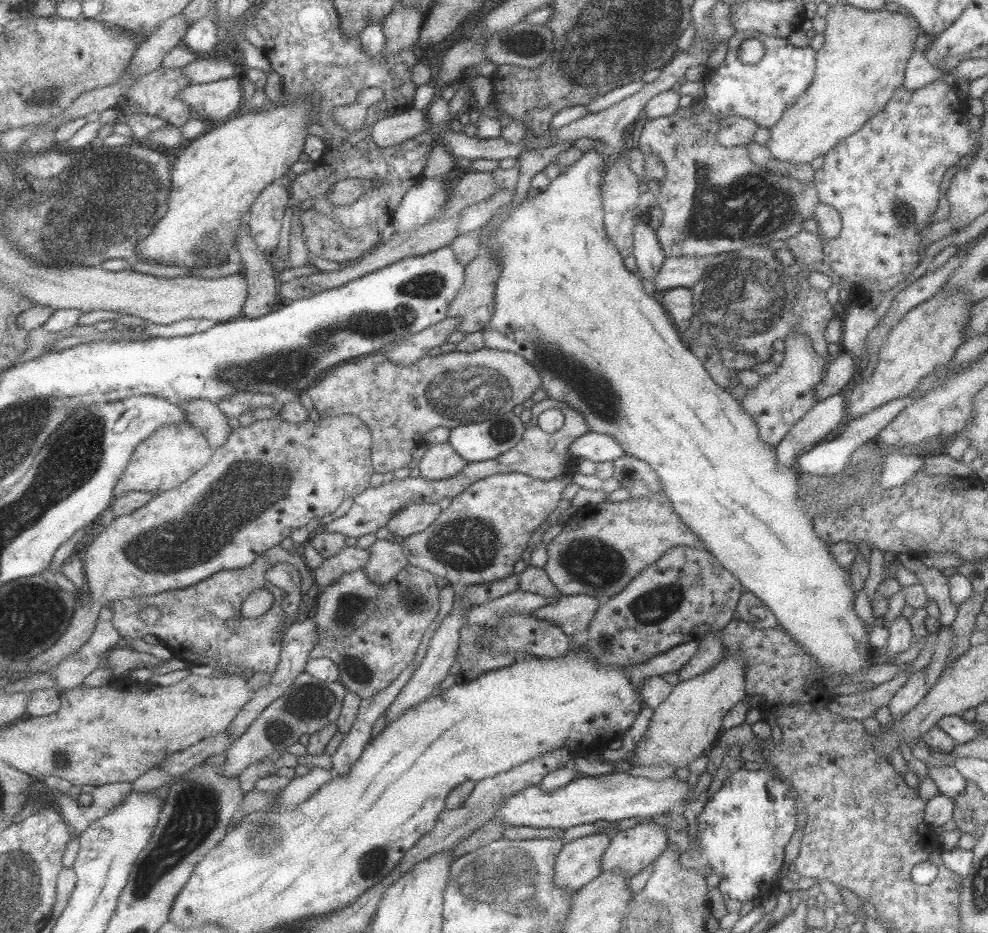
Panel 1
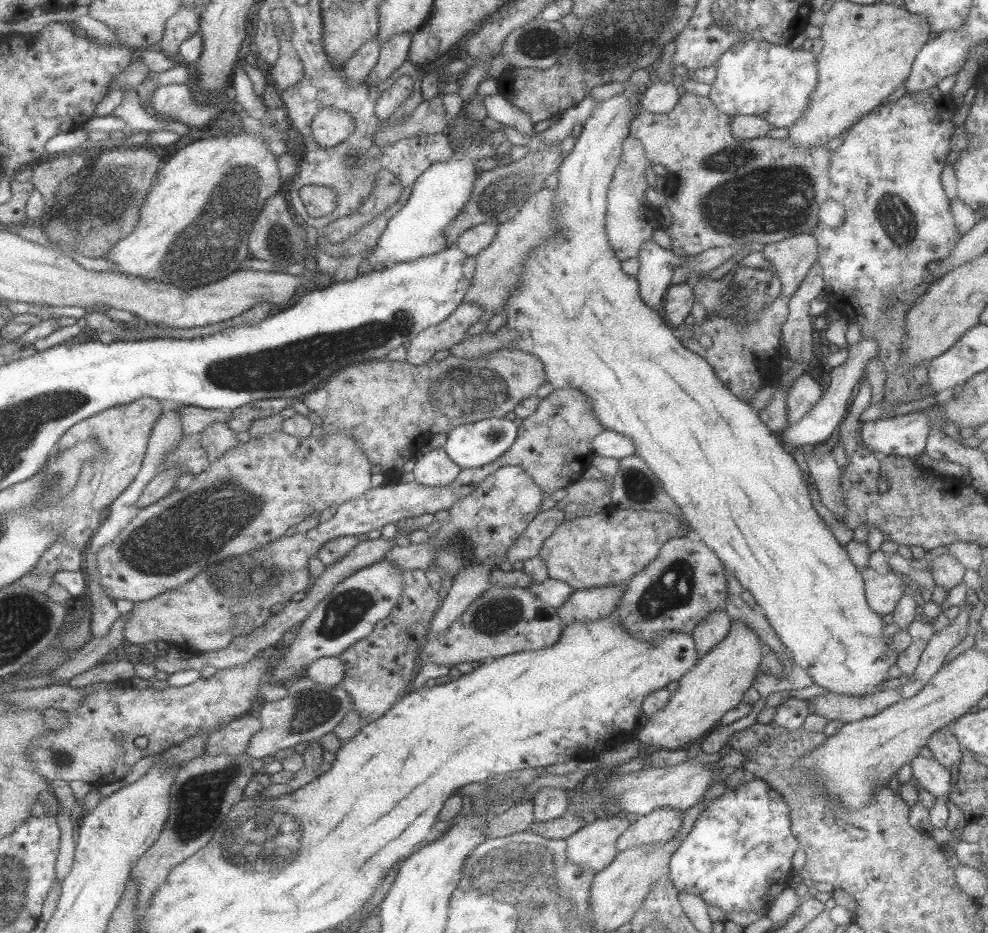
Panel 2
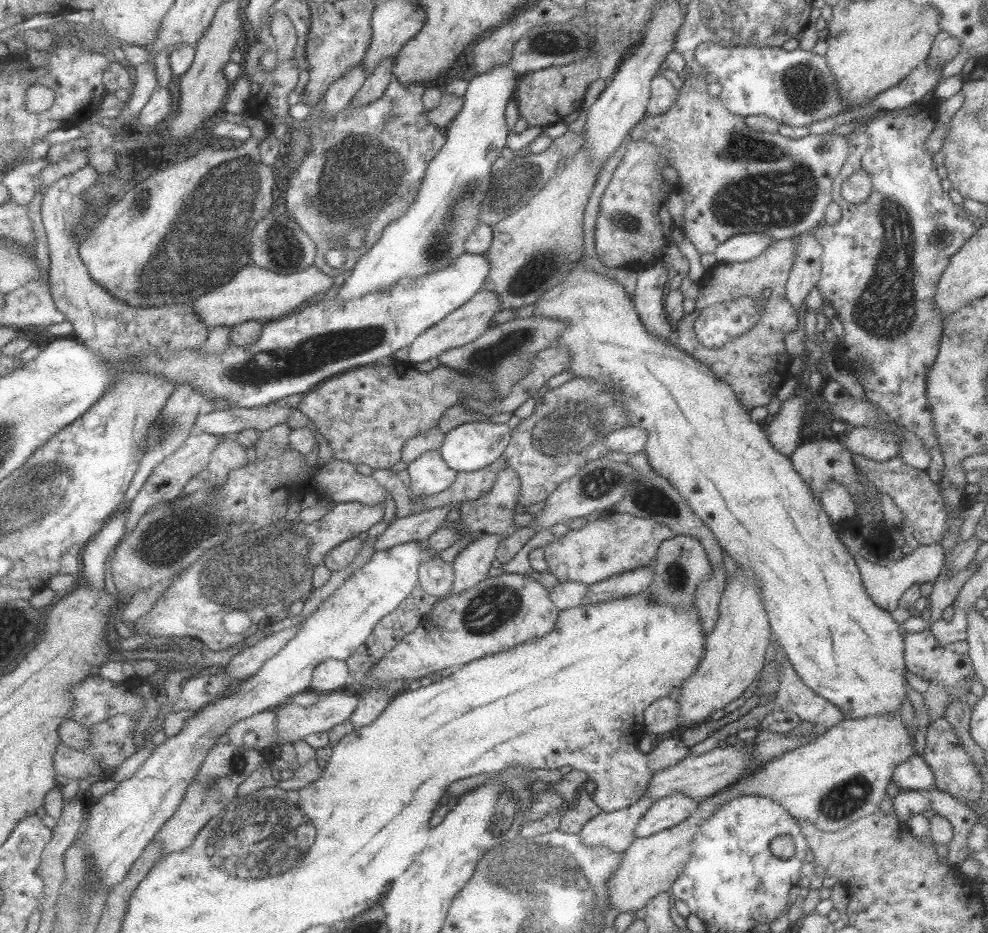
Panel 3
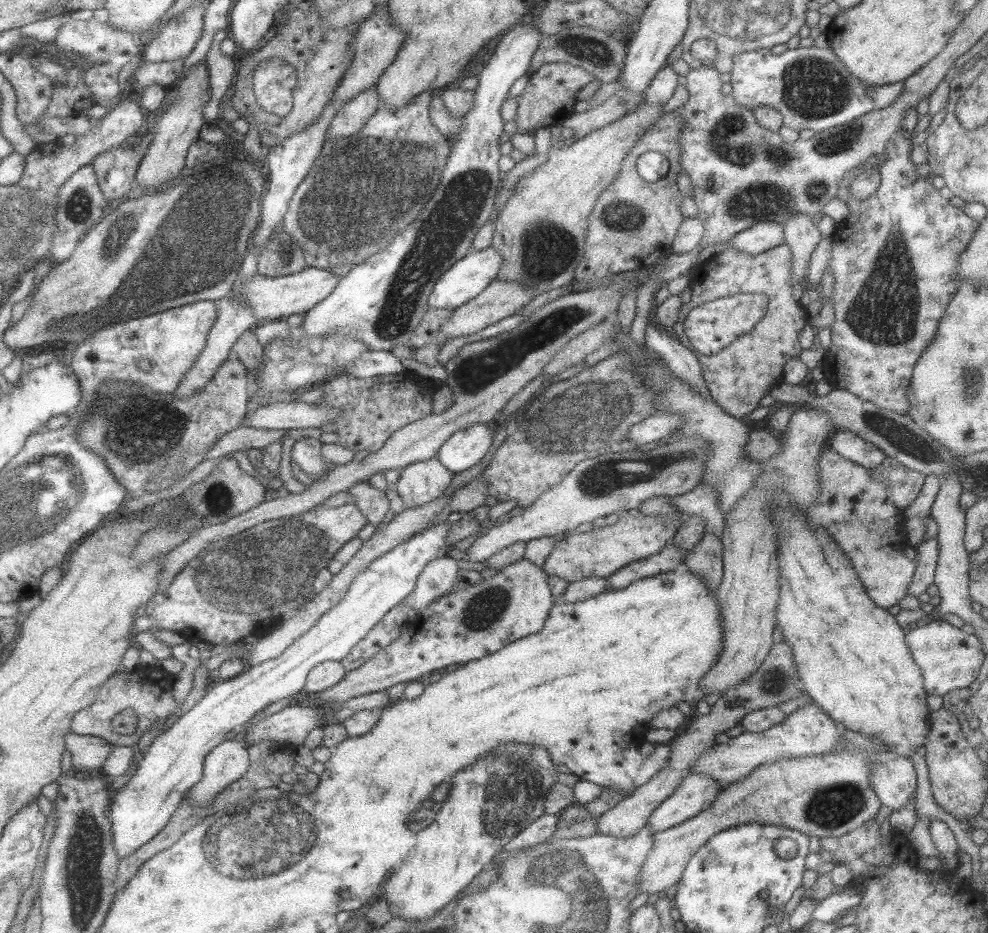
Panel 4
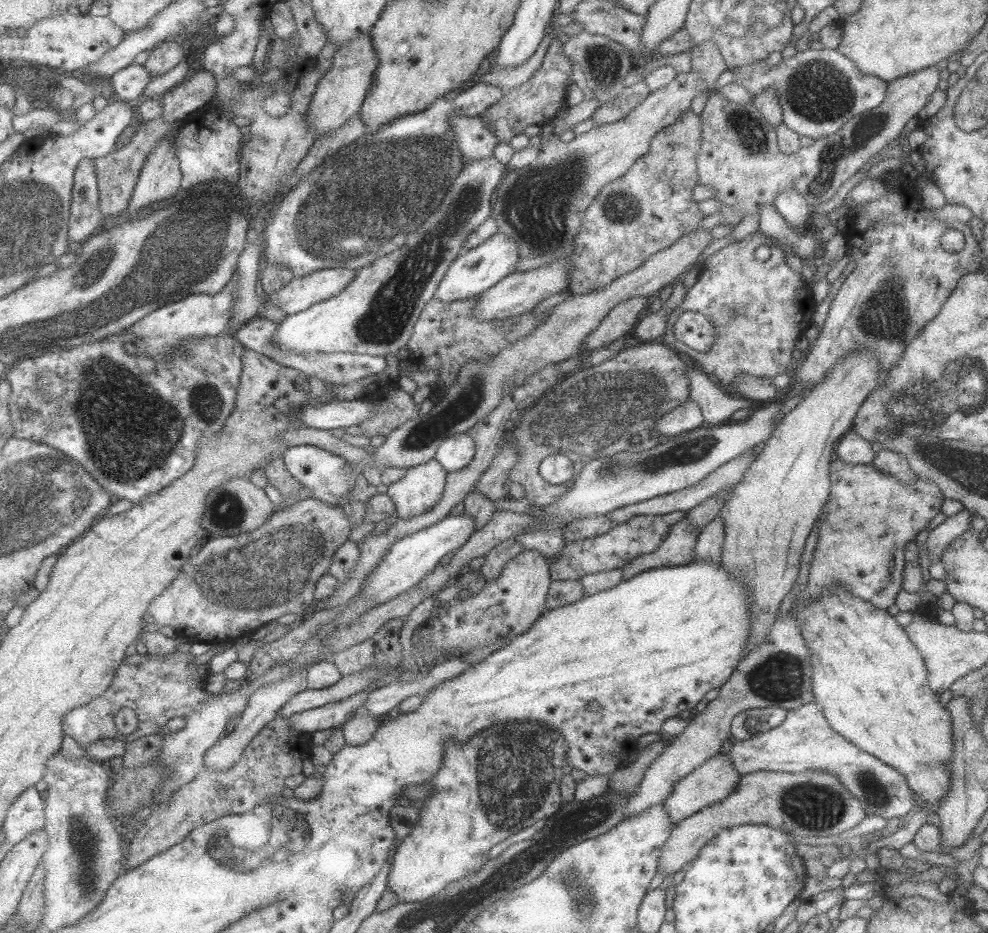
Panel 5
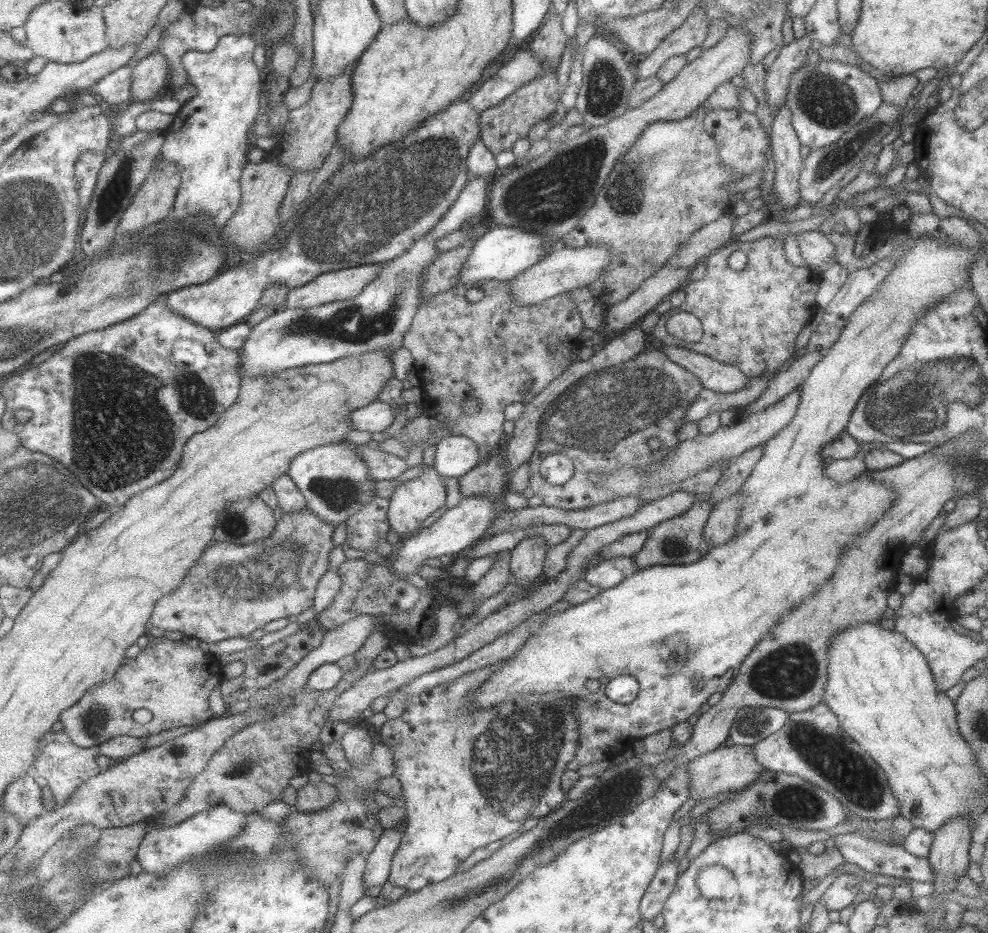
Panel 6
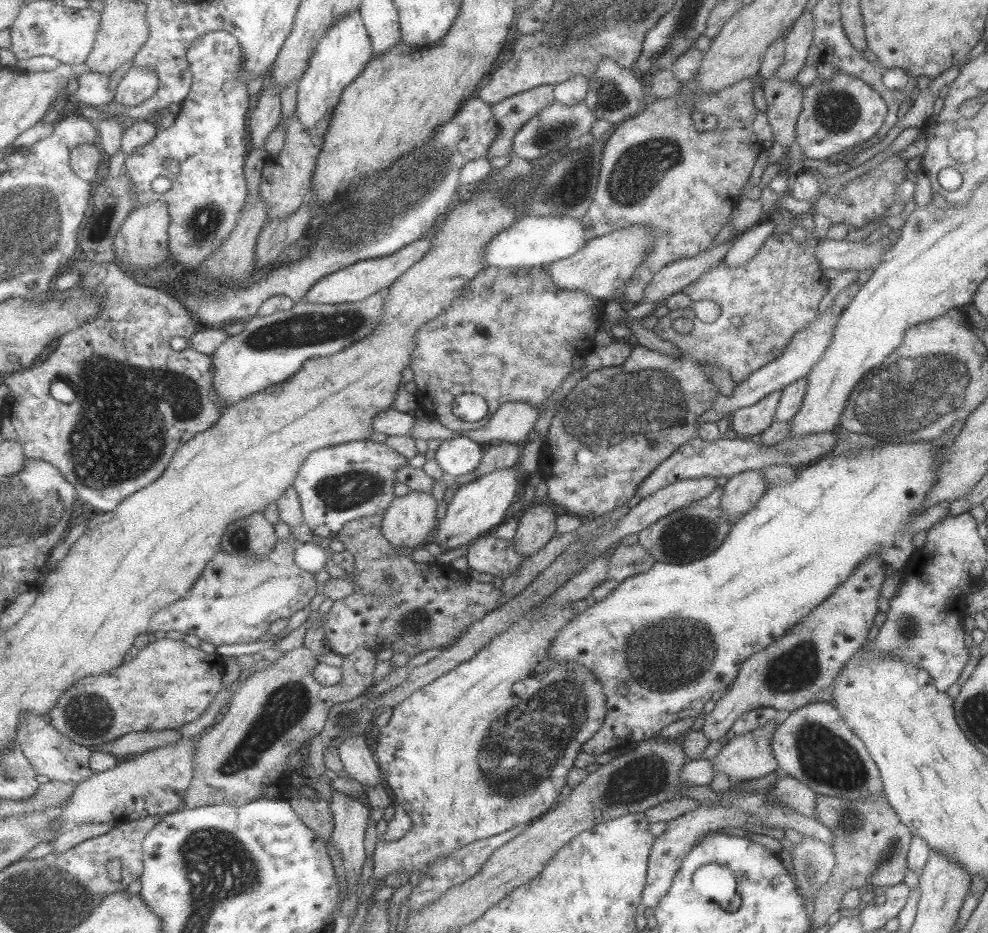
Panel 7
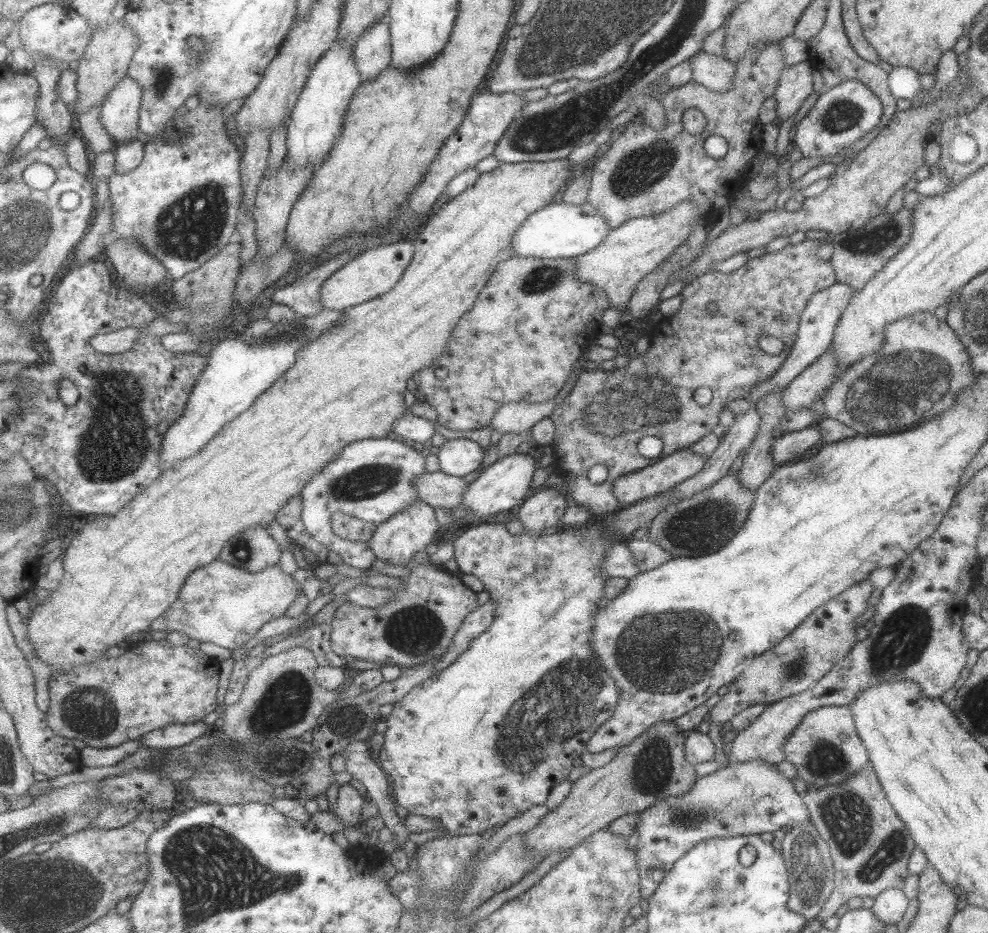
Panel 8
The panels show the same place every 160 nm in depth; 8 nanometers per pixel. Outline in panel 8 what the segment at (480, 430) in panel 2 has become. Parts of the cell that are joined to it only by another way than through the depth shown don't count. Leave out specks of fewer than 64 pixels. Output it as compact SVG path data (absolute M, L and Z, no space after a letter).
M467 438L448 440L438 454L440 471L464 477L477 471L485 458L483 444Z

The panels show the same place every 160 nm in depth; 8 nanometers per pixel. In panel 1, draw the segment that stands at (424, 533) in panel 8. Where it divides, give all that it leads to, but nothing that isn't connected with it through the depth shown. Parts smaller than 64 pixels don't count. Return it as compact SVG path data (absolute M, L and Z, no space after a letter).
M451 442L427 447L420 460L420 476L427 480L443 480L459 475L469 462L455 451Z

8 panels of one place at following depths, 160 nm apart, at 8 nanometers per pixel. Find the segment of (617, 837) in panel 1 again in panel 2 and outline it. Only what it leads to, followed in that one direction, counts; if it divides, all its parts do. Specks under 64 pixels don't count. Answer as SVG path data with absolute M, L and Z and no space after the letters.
M673 807L654 808L646 815L633 817L629 826L623 831L616 842L616 851L621 852L641 843L650 845L661 844L676 836L683 811Z

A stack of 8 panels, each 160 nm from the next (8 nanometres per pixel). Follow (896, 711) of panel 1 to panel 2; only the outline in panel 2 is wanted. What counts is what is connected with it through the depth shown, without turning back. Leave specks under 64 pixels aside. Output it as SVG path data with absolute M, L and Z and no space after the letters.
M959 606L957 616L946 627L933 633L919 655L913 678L907 684L899 686L903 699L912 697L942 666L945 654L957 646L967 632L968 608Z

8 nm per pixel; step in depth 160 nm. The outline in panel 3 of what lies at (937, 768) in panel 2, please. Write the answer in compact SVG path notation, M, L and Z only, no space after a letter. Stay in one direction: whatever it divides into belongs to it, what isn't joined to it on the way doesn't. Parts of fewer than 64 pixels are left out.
M913 754L897 764L891 773L890 780L900 791L934 788L933 773L918 754Z

